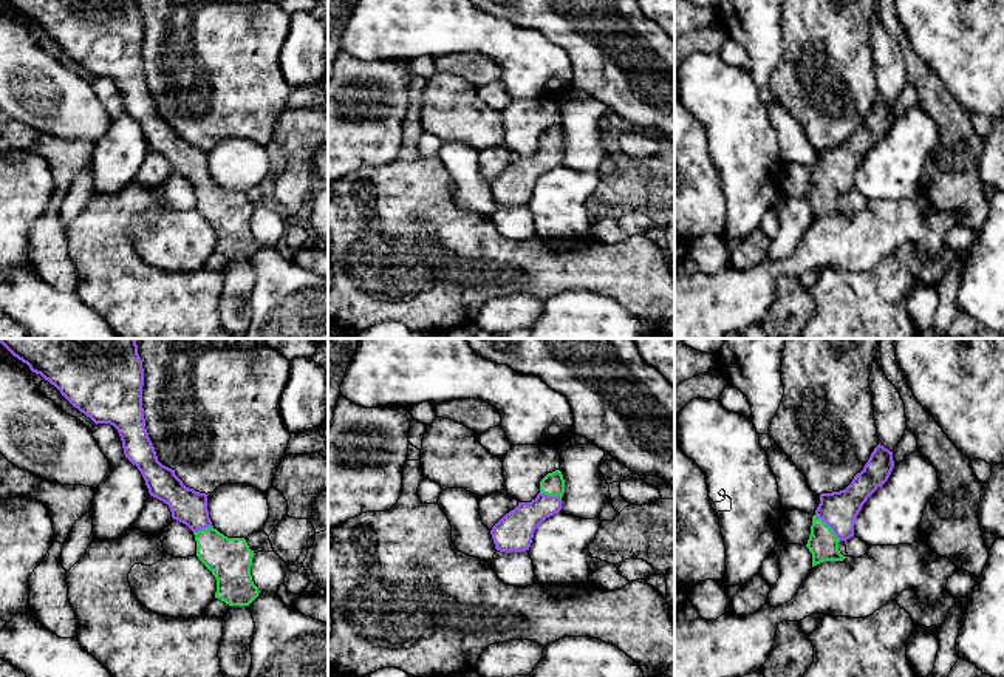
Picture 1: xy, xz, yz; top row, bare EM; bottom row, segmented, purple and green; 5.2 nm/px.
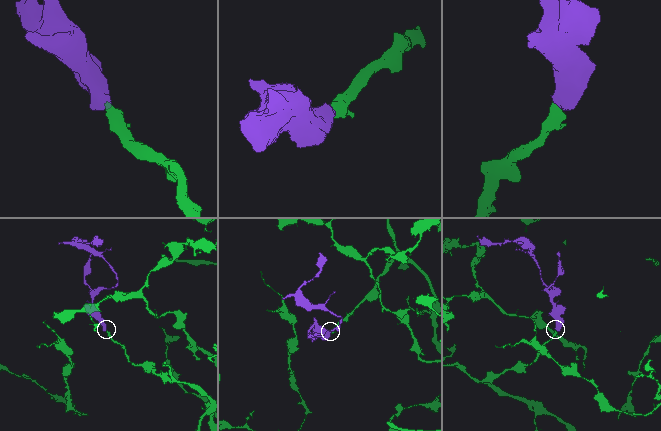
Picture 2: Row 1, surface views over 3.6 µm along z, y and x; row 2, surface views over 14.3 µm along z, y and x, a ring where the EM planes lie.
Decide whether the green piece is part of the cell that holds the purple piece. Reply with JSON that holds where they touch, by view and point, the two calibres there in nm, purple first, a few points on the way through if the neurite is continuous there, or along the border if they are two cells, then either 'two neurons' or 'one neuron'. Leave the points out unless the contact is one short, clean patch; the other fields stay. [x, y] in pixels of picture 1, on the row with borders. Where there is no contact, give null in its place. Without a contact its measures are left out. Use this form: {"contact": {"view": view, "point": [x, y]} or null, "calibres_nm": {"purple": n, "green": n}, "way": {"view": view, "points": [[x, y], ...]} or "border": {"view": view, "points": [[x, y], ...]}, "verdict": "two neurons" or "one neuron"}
{"contact": {"view": "yz", "point": [828, 524]}, "calibres_nm": {"purple": 190, "green": 160}, "way": {"view": "yz", "points": [[839, 510], [828, 524], [823, 544]]}, "verdict": "one neuron"}

